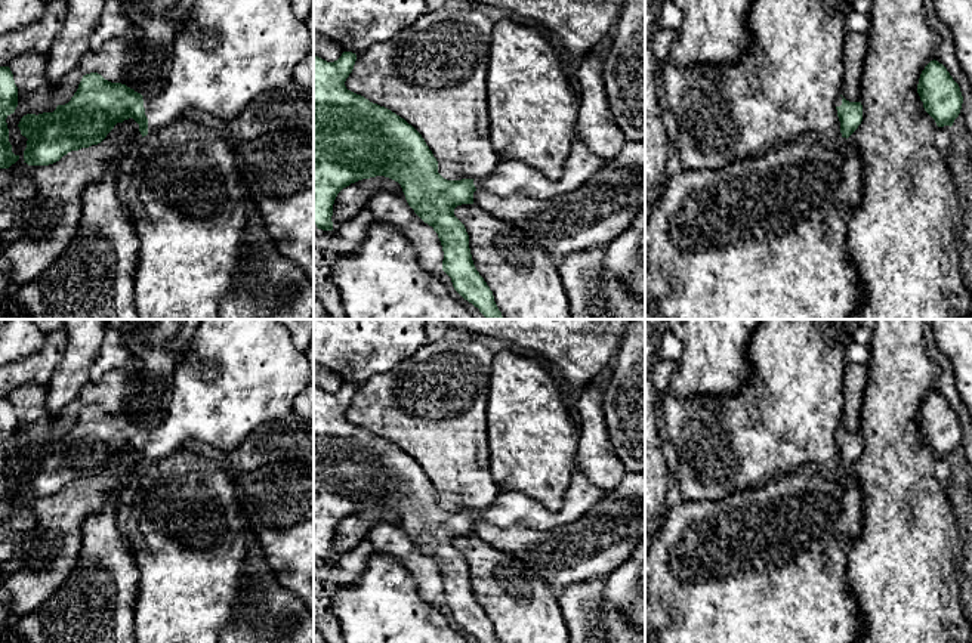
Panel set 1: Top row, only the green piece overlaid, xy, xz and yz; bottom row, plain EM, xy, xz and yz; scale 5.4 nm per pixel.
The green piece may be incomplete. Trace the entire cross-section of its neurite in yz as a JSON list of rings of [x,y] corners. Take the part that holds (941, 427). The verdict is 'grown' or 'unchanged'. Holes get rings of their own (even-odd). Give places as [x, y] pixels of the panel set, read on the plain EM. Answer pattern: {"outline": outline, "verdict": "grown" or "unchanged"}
{"outline": [[[934,390],[925,398],[919,409],[917,424],[925,442],[938,458],[953,457],[960,445],[963,427],[959,415],[942,395]]], "verdict": "unchanged"}

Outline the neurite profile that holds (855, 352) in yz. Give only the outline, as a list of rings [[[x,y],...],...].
[[[851,341],[846,347],[846,361],[867,365],[870,359],[870,347],[857,341]]]

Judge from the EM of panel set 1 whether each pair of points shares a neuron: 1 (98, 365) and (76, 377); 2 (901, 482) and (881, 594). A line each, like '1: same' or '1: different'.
1: different
2: same

